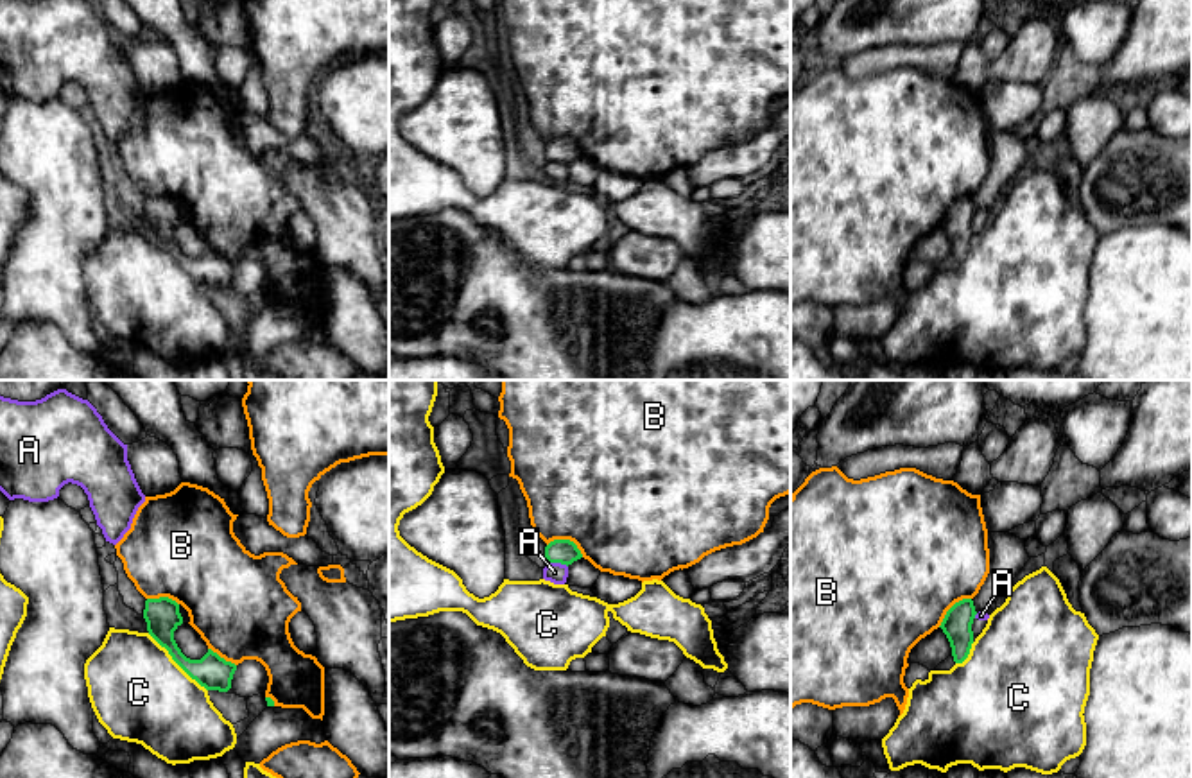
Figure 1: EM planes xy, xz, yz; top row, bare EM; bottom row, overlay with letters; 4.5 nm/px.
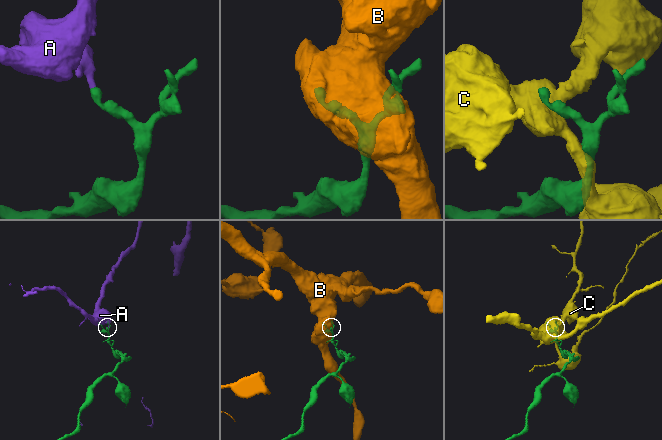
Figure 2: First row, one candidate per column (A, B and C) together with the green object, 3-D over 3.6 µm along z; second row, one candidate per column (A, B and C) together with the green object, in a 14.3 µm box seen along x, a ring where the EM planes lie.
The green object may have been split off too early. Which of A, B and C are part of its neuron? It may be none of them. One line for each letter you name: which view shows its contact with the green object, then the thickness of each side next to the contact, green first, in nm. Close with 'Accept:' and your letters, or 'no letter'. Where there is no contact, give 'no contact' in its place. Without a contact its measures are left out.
Accept: no letter

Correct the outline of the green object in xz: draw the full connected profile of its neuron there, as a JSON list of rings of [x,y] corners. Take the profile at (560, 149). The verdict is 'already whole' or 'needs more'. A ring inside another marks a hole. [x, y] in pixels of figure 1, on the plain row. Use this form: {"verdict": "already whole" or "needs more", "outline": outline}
{"verdict": "already whole", "outline": [[[554,138],[545,145],[545,156],[548,161],[572,163],[581,158],[583,152],[577,143],[570,138]]]}

